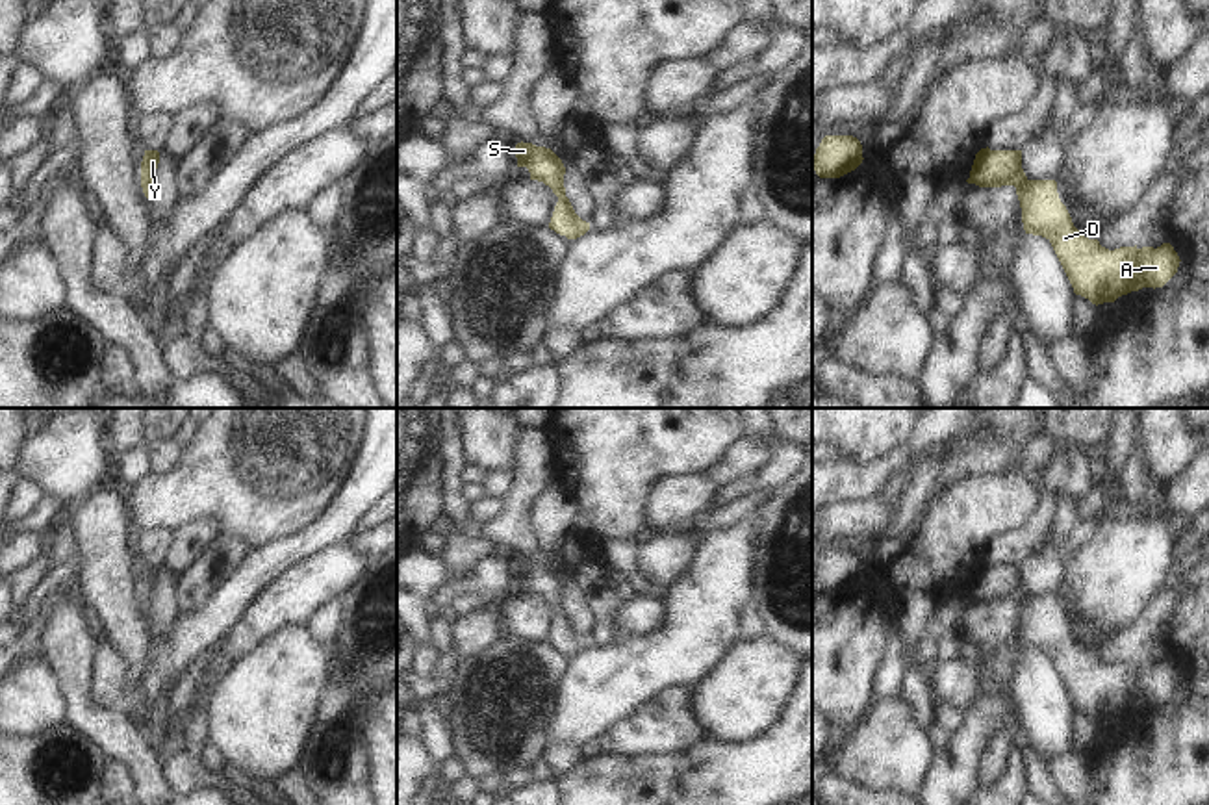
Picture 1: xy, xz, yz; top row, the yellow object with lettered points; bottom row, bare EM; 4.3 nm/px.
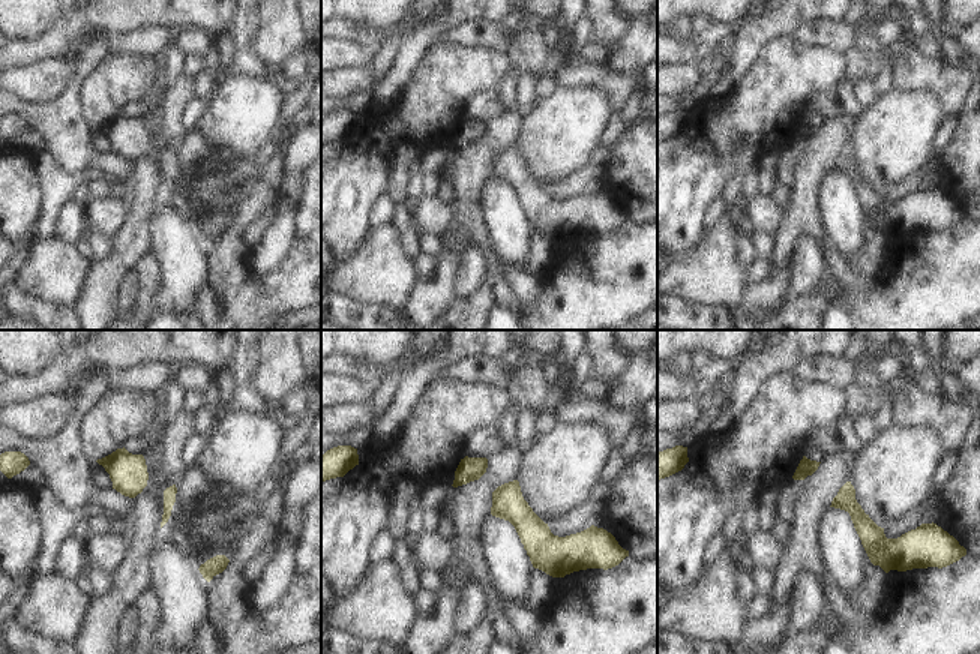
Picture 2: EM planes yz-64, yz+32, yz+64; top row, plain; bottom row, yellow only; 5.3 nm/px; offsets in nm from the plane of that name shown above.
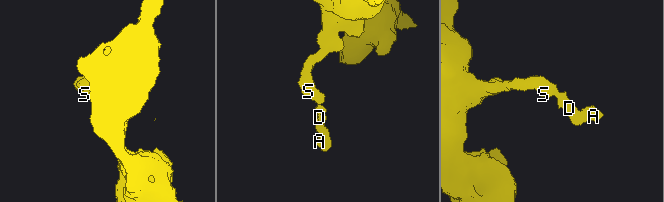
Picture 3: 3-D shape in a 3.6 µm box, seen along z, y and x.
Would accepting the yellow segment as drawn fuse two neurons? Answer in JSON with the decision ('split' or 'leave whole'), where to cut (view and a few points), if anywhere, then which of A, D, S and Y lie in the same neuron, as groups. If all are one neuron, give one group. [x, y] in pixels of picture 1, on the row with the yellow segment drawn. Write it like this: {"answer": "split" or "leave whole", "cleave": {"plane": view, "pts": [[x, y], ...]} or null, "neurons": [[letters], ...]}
{"answer": "leave whole", "cleave": null, "neurons": [["A", "D", "S", "Y"]]}

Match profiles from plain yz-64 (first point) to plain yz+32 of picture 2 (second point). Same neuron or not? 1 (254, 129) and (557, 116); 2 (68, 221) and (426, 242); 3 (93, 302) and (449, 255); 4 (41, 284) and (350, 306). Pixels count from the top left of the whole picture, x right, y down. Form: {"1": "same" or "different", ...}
{"1": "same", "2": "different", "3": "same", "4": "different"}

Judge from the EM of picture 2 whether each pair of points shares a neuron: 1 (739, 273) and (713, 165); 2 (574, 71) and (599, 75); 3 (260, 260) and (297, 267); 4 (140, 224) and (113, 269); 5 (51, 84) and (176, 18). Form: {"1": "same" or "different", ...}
{"1": "different", "2": "same", "3": "different", "4": "same", "5": "different"}

